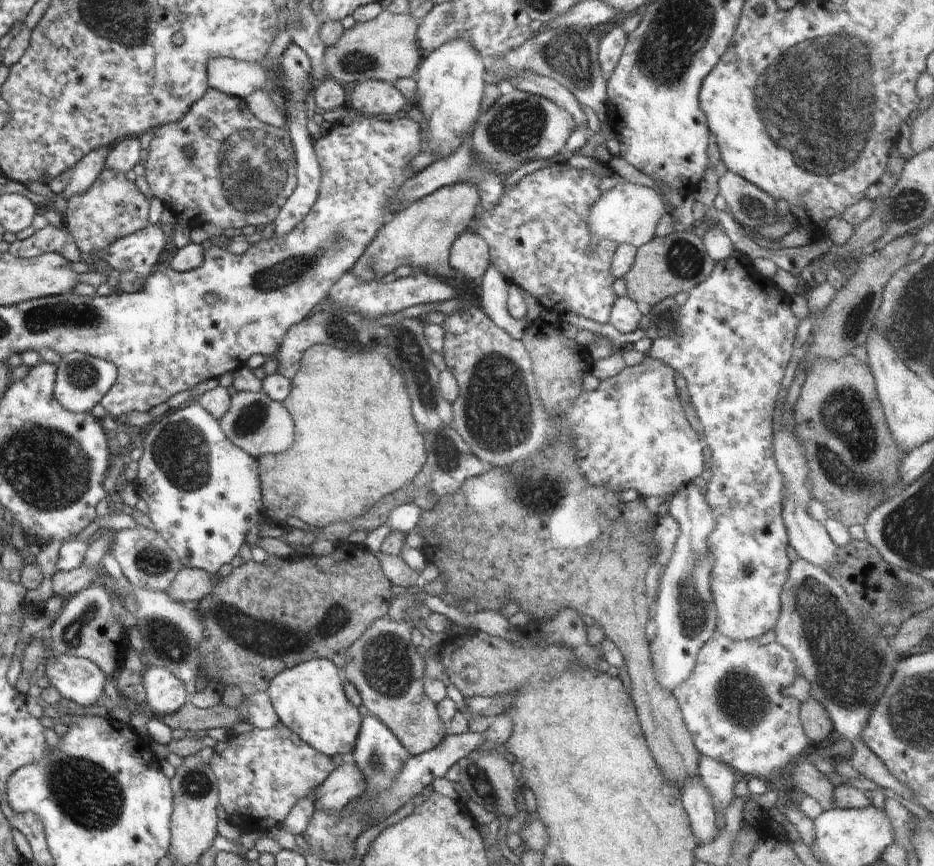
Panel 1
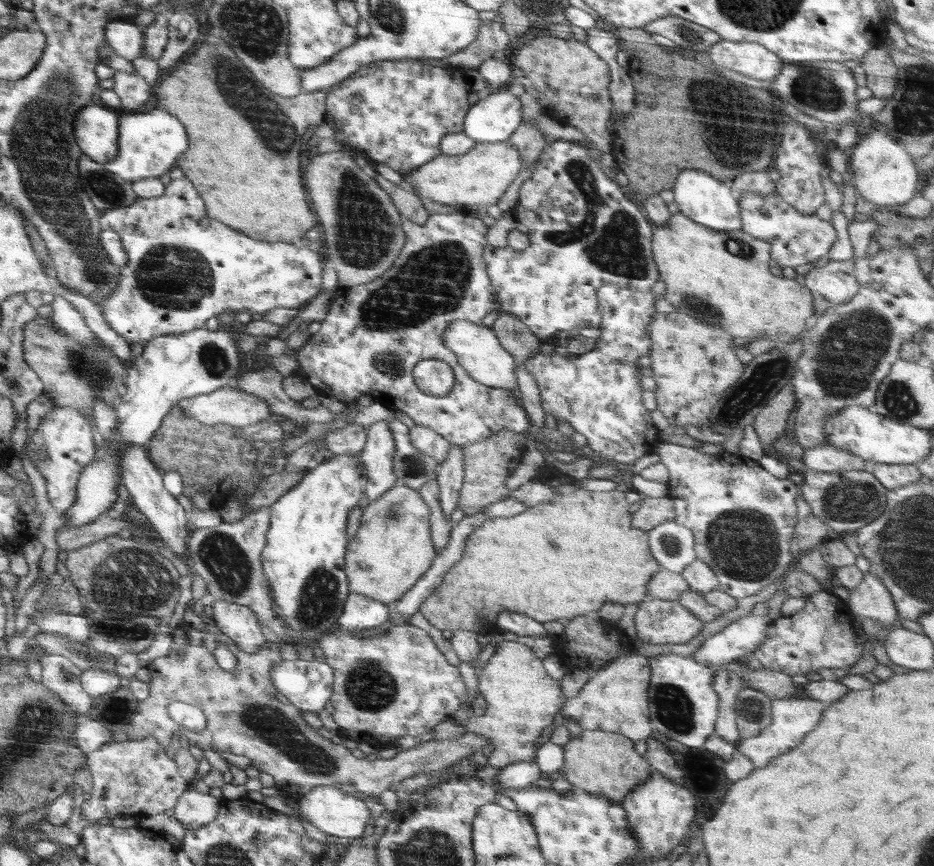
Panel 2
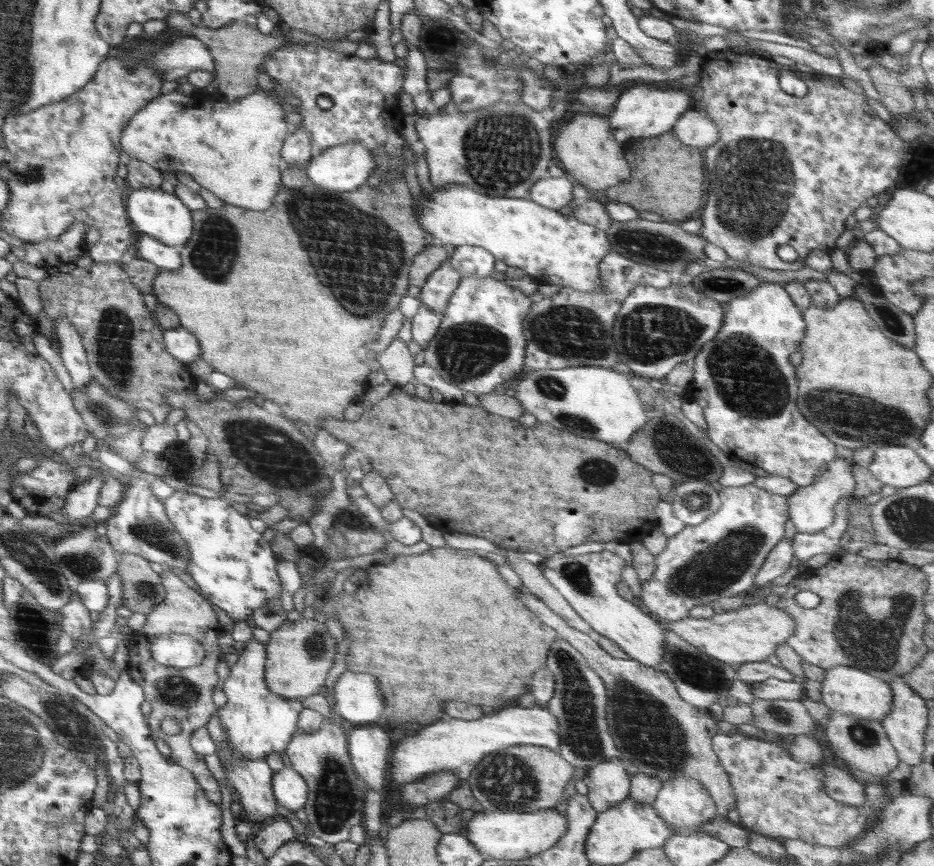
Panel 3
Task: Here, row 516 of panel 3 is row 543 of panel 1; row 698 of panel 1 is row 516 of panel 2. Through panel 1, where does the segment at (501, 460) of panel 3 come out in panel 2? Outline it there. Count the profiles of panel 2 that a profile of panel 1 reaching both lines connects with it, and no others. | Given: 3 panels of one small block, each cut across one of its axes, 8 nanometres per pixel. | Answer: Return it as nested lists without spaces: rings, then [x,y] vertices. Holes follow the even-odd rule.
[[[667,496],[664,498],[643,497],[640,508],[632,513],[631,525],[633,528],[648,532],[664,522],[675,521],[675,516],[673,502]]]

